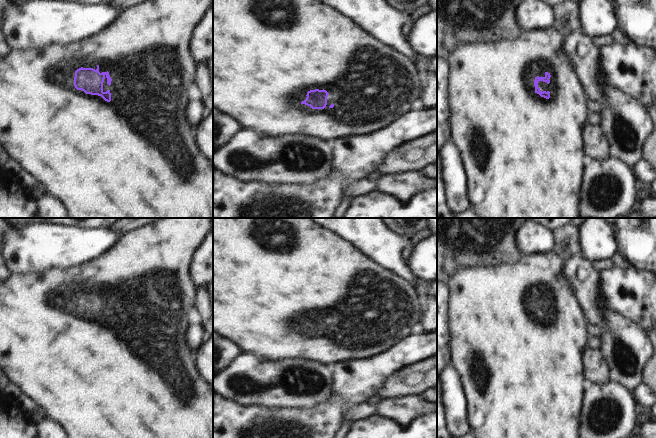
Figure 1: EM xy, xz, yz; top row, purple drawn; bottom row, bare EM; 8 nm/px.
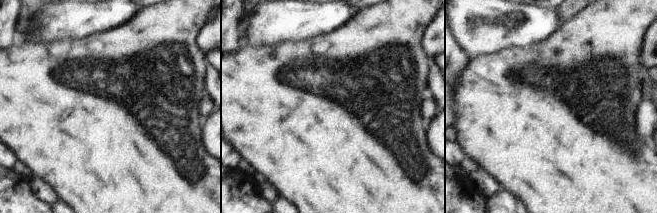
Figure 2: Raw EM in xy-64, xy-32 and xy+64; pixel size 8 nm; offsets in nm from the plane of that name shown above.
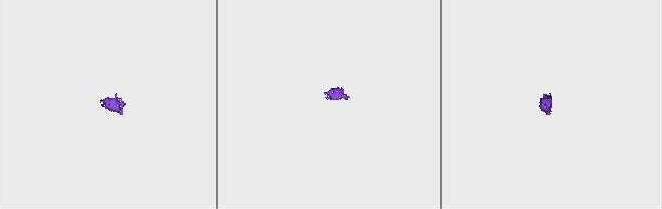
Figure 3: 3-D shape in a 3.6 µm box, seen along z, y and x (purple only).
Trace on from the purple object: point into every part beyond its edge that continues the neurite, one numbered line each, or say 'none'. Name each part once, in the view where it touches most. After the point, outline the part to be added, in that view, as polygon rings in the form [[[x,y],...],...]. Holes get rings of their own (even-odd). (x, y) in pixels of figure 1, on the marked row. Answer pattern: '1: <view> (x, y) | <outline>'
1: xy (134, 157) | [[[147,0],[120,12],[111,25],[95,36],[74,44],[52,44],[27,50],[10,49],[5,57],[0,57],[0,143],[9,158],[26,170],[43,192],[63,204],[67,218],[213,218],[213,163],[200,151],[194,139],[196,131],[185,116],[187,90],[196,72],[189,42],[194,29],[211,6],[210,0]],[[81,67],[98,68],[100,73],[109,72],[111,85],[107,84],[105,75],[103,92],[110,91],[110,102],[75,88],[75,71]]]

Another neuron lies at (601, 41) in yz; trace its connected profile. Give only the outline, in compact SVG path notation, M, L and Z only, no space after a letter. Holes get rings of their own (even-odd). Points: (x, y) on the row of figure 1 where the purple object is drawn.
M607 34L605 36L599 36L593 39L593 43L598 47L602 48L604 46L609 46L614 44L613 36L611 34Z

